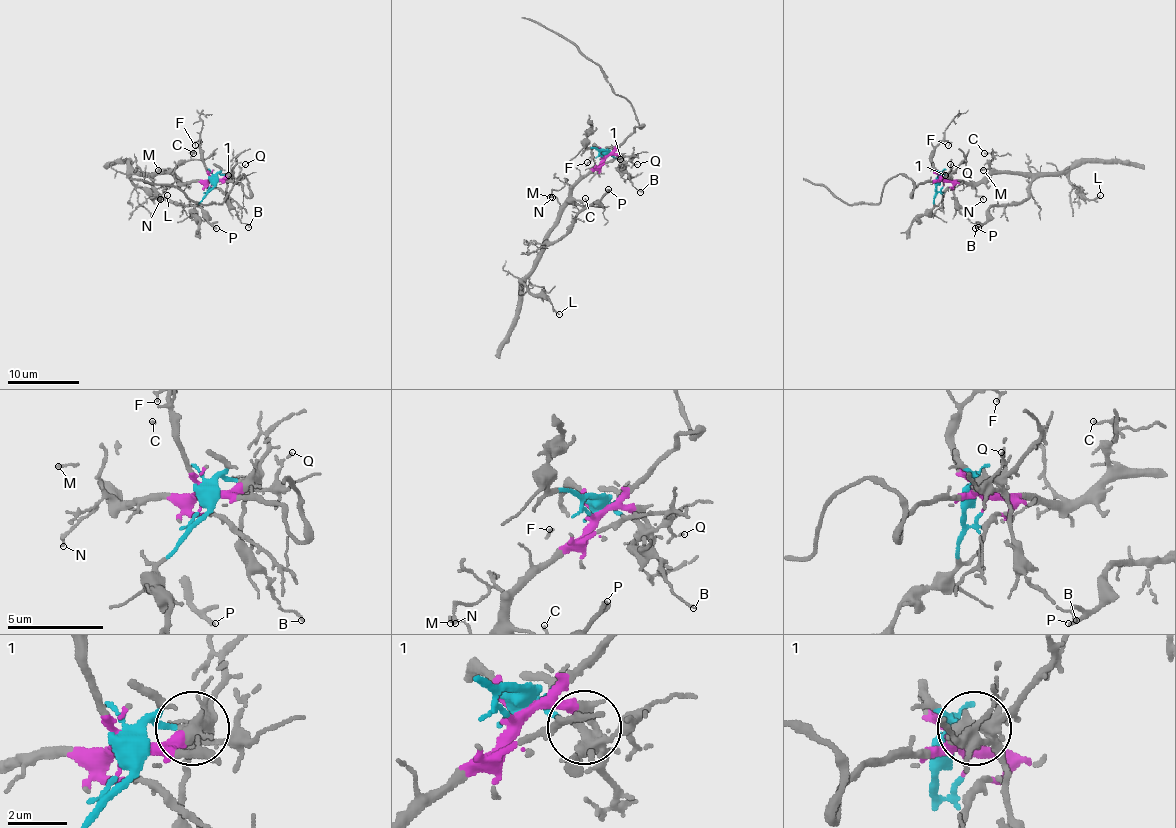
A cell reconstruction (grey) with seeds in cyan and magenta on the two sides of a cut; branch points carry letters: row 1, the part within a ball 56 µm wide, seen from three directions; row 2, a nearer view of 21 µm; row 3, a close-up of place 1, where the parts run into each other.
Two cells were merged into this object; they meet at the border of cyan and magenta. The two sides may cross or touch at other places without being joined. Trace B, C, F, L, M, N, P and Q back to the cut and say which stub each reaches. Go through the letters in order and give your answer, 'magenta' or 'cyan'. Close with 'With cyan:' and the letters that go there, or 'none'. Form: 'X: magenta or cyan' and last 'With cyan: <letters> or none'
B: cyan
C: magenta
F: magenta
L: magenta
M: magenta
N: magenta
P: magenta
Q: cyan
With cyan: B, Q

